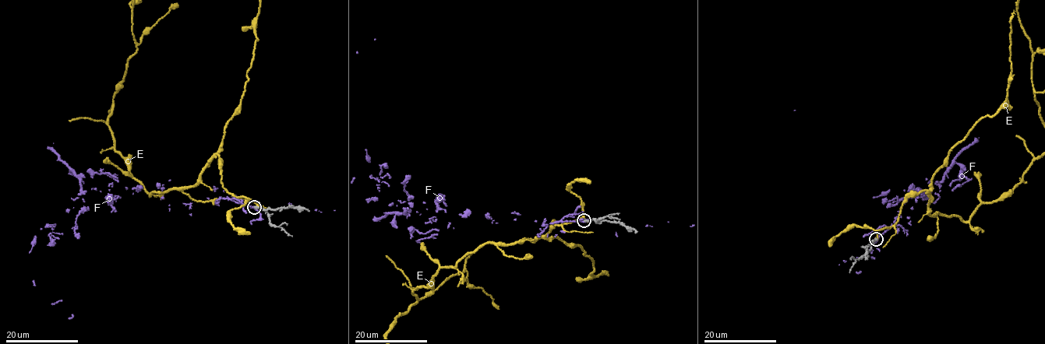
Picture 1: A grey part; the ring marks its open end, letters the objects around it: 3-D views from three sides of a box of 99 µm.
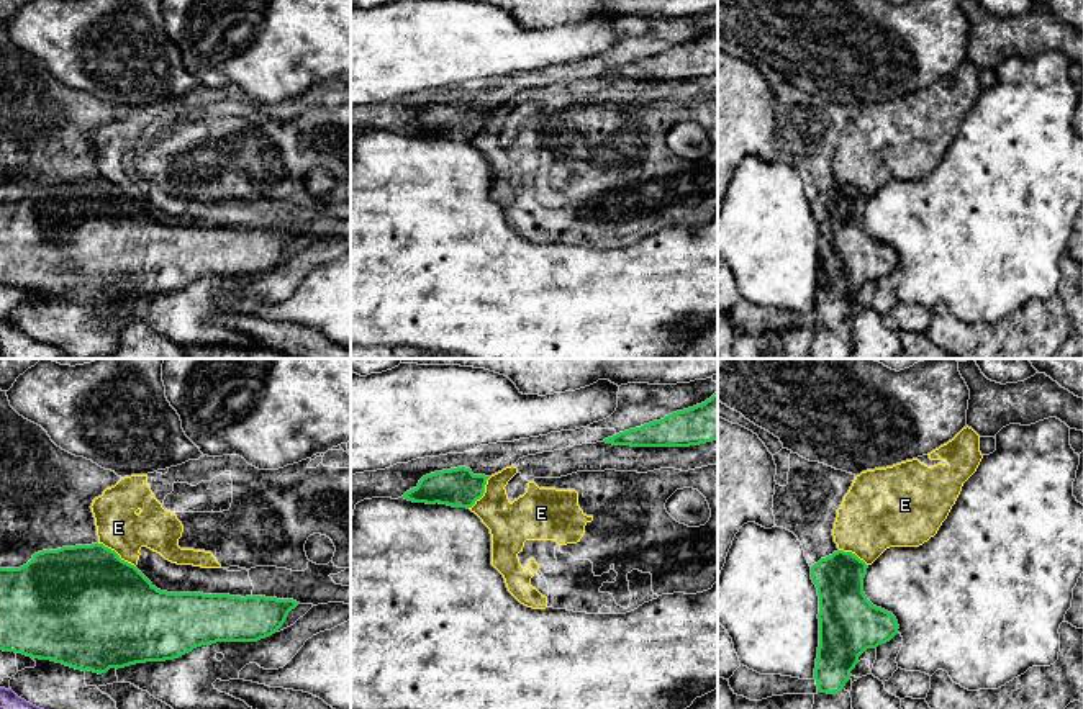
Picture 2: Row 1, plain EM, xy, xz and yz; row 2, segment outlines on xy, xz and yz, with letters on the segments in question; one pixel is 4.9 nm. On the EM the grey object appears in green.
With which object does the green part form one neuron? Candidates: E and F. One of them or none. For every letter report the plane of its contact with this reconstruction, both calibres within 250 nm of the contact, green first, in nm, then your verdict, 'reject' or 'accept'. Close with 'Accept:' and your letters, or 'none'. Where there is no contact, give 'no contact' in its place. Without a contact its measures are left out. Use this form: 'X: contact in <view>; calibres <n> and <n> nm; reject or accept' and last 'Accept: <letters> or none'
E: contact in xy; calibres 480 and 220 nm; reject
F: no contact; reject
Accept: none

